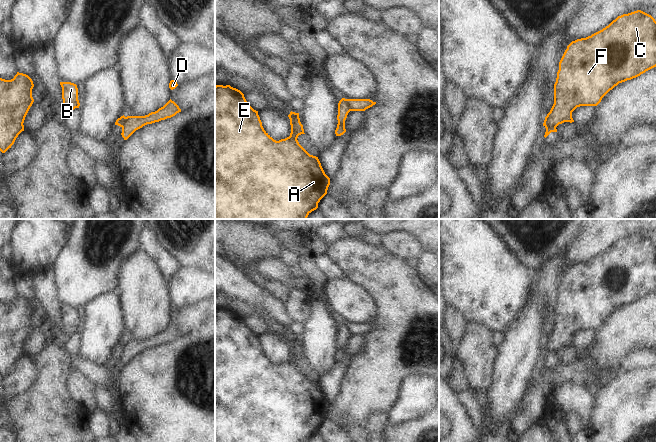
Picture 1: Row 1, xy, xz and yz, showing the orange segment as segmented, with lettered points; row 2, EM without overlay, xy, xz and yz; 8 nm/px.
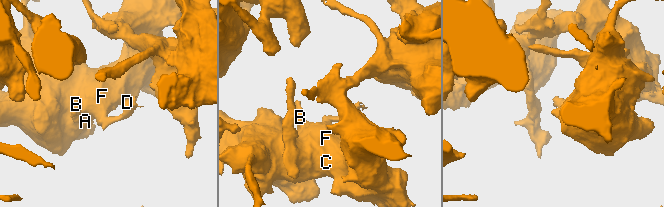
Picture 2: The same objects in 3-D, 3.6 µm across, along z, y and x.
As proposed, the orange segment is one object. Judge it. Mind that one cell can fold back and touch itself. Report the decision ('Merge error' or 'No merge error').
Merge error

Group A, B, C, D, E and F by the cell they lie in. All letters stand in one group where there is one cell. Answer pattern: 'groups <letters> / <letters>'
groups A B C E F / D

